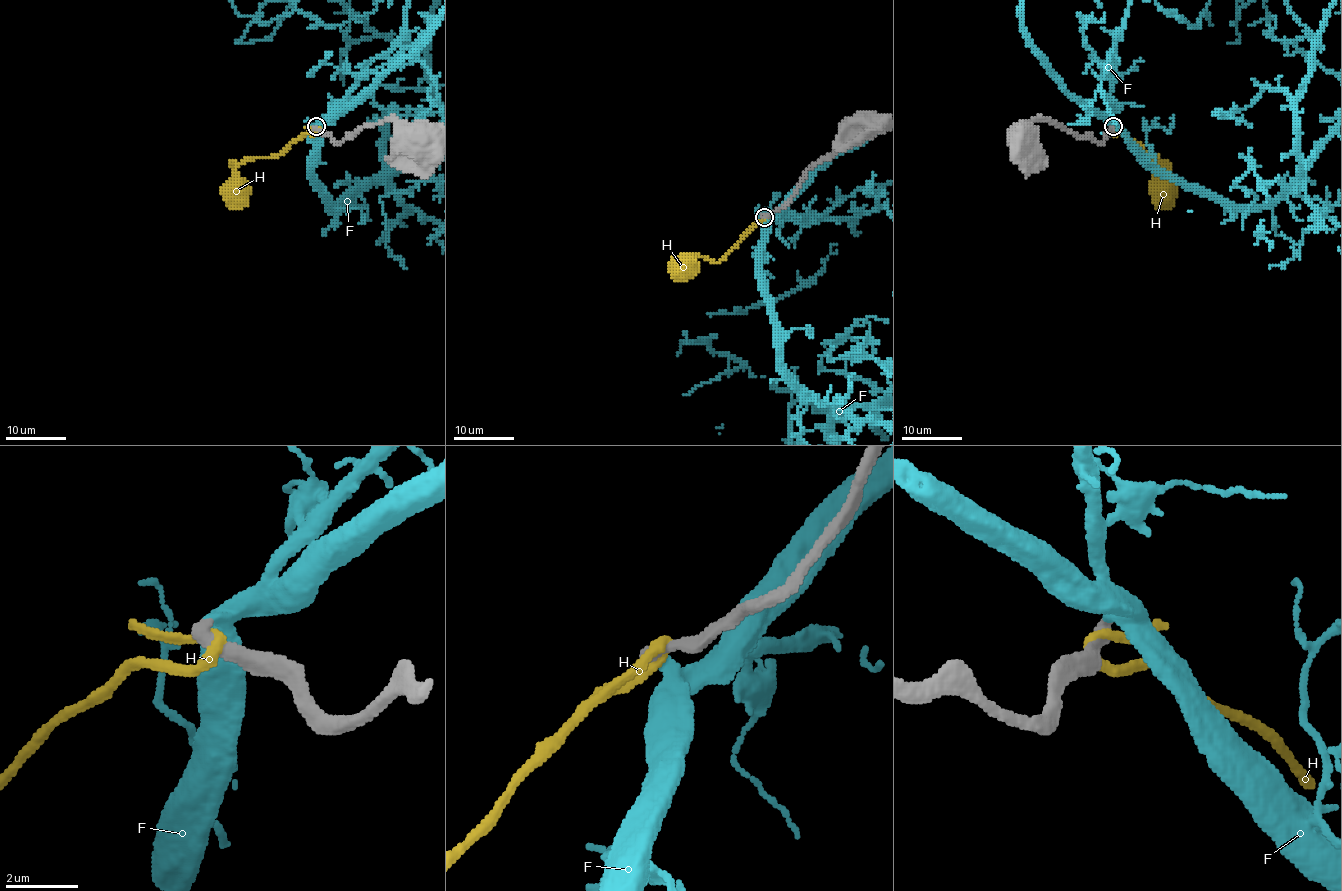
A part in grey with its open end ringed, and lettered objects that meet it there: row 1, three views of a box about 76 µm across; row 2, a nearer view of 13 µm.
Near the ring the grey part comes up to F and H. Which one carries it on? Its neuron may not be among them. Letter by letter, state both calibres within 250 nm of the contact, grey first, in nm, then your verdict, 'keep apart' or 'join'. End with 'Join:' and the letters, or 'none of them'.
F: 420 nm thick on the grey side, 400 nm on the other; join
H: 500 nm thick on the grey side, 280 nm on the other; keep apart
Join: F

